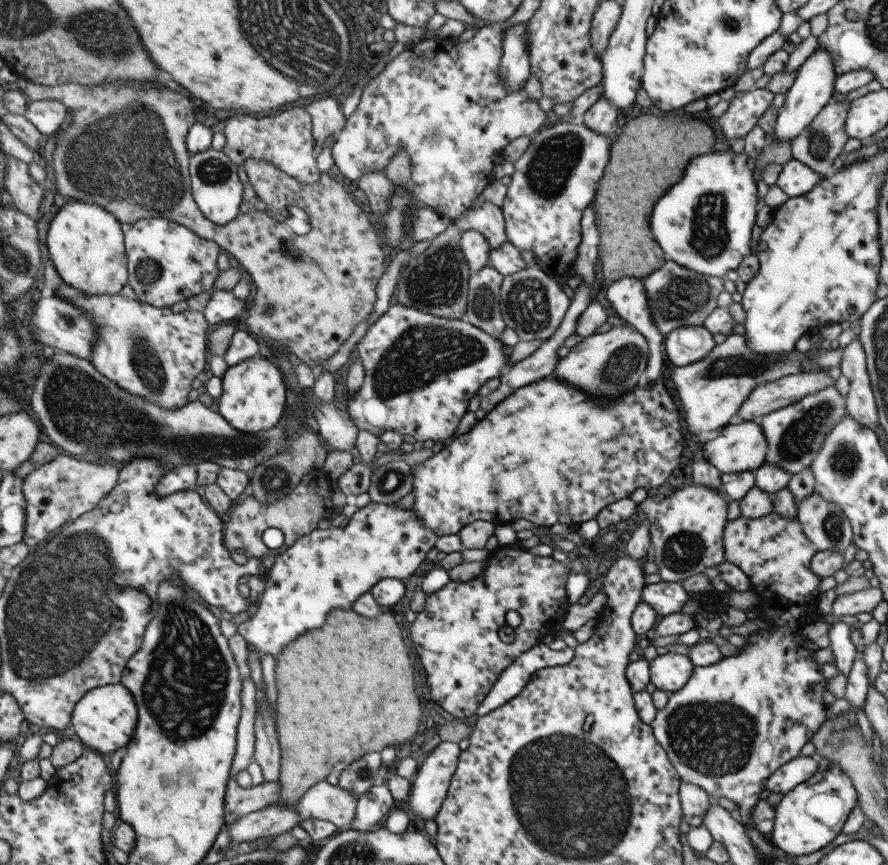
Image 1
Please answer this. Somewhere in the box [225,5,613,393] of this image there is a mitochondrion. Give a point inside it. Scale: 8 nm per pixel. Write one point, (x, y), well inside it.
(548, 174)

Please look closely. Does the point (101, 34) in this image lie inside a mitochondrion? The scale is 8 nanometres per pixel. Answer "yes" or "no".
yes

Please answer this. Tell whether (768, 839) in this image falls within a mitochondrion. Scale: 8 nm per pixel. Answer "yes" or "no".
no

